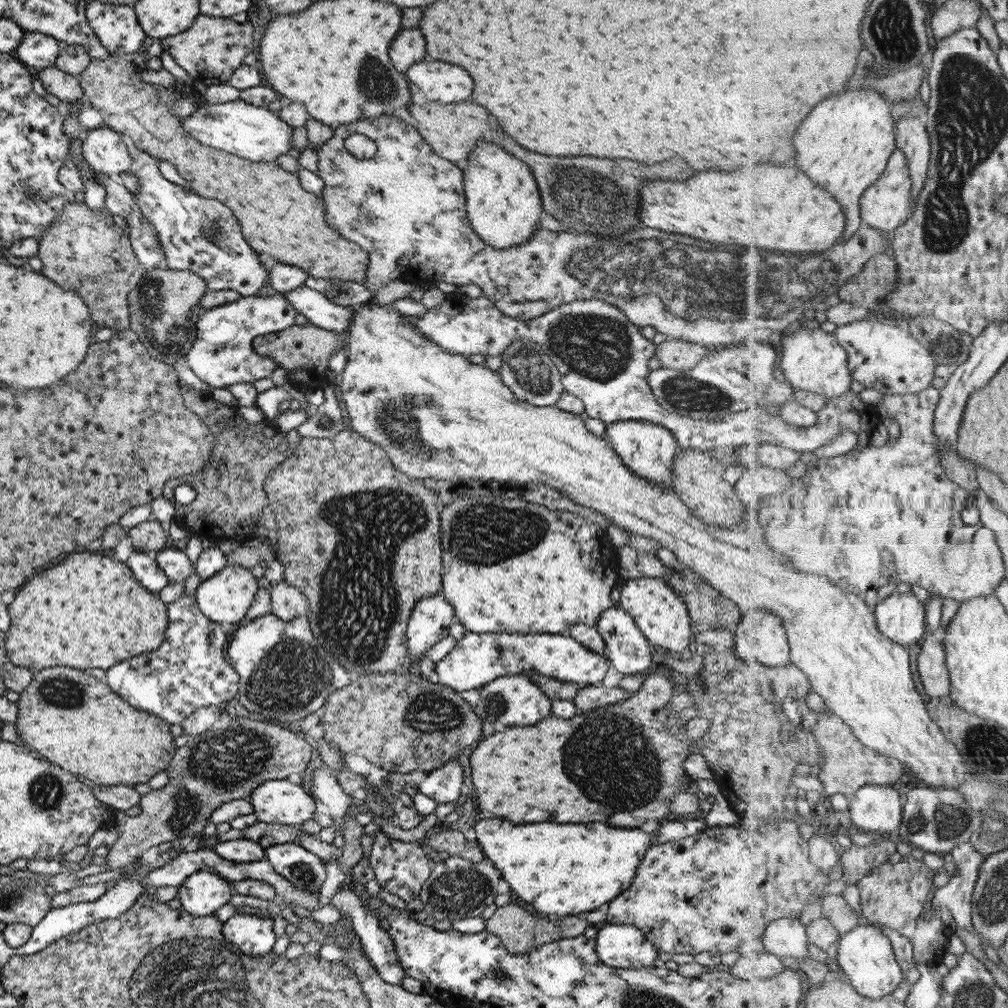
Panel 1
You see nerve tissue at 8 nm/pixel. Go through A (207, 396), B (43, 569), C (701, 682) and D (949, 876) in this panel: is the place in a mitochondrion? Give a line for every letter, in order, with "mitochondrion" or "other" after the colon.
A: other
B: other
C: other
D: other

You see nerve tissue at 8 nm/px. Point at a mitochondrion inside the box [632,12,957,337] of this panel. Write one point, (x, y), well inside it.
(876, 70)

